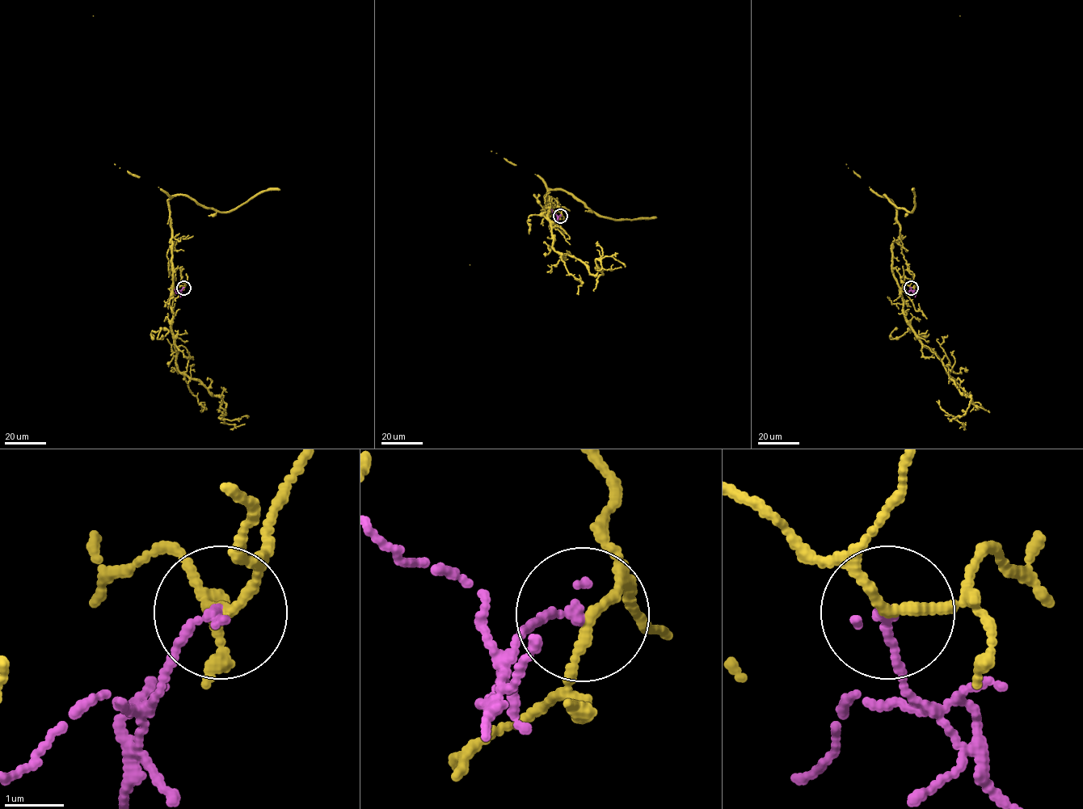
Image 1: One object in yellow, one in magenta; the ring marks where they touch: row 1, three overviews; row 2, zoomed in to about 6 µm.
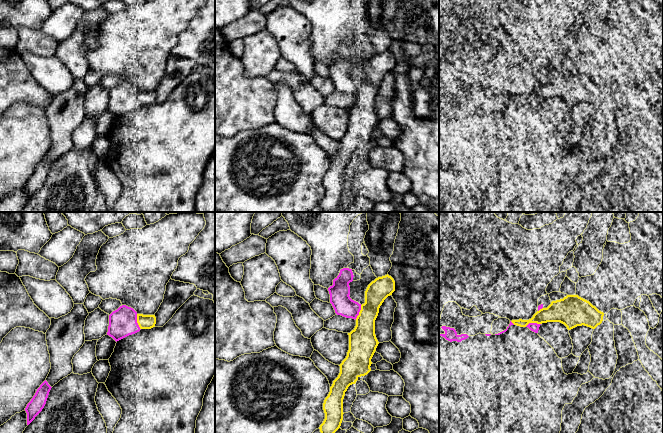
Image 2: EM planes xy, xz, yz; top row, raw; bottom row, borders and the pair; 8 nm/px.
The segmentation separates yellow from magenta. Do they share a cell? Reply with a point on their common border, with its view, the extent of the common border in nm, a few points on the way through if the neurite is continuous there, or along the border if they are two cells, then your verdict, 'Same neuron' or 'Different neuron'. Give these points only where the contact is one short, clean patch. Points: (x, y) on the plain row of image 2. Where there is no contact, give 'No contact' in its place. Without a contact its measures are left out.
Touches yellow at xy (137, 98). Shared border 130 nm. Same neuron

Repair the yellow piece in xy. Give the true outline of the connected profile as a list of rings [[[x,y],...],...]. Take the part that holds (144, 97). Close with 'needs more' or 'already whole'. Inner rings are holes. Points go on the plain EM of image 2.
[[[122,81],[109,91],[107,111],[117,118],[141,105],[151,105],[155,100],[155,91],[138,90],[133,84]]]; needs more

